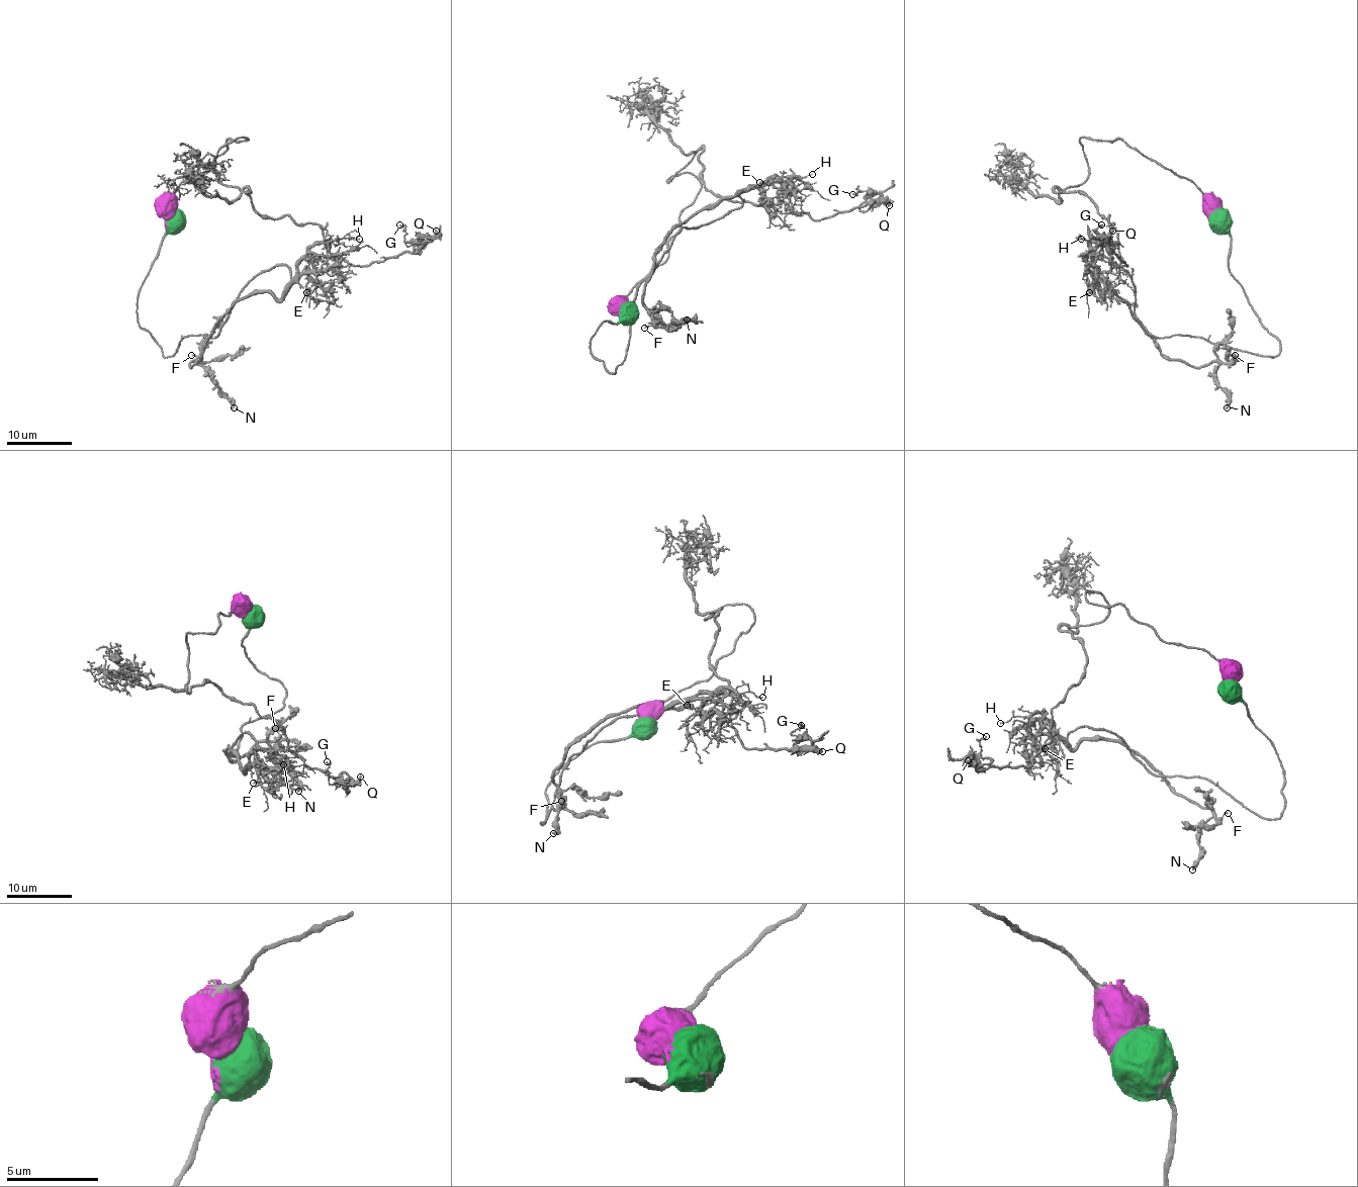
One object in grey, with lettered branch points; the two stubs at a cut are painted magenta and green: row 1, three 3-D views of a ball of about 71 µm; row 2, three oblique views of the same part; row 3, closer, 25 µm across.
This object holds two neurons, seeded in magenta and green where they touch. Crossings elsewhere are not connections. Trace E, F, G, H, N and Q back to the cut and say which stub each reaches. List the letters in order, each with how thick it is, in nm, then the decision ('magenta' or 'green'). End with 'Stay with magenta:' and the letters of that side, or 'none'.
E: 180 nm | green
F: 170 nm | green
G: 180 nm | magenta
H: 110 nm | green
N: 320 nm | green
Q: 260 nm | magenta
Stay with magenta: G, Q

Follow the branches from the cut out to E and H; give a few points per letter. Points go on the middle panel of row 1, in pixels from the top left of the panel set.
E: (623, 309), (590, 339), (592, 353), (611, 373), (626, 353), (637, 287), (684, 223), (771, 181), (758, 183)
H: (623, 309), (590, 339), (592, 353), (611, 373), (626, 353), (637, 287), (684, 223), (748, 188), (813, 173)

